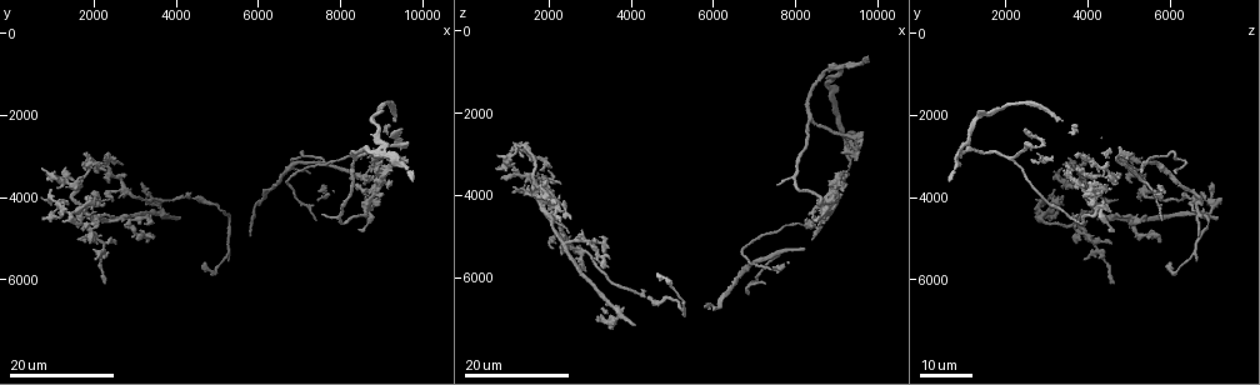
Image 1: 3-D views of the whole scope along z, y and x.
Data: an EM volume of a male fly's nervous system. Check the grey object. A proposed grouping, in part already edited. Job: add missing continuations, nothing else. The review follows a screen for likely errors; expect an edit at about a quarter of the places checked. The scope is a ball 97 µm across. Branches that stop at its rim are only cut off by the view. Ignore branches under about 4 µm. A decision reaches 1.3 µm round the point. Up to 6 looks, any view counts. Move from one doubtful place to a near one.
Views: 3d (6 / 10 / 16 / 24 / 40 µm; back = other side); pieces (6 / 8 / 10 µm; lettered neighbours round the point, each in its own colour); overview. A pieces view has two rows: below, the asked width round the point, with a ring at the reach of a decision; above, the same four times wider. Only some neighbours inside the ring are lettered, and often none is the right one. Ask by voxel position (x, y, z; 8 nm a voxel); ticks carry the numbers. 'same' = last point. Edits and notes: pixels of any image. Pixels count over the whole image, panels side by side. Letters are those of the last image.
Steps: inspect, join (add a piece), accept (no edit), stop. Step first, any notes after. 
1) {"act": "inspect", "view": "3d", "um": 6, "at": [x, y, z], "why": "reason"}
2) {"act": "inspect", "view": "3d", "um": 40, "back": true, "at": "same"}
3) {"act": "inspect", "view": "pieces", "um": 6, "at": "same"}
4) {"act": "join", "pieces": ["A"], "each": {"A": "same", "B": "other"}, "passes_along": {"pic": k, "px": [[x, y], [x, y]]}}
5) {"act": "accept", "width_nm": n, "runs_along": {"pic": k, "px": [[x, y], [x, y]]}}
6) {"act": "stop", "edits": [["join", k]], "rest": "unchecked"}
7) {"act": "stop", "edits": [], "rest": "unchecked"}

{"act": "inspect", "view": "3d", "um": 24, "at": [2900, 3850, 5800], "why": "thin end"}

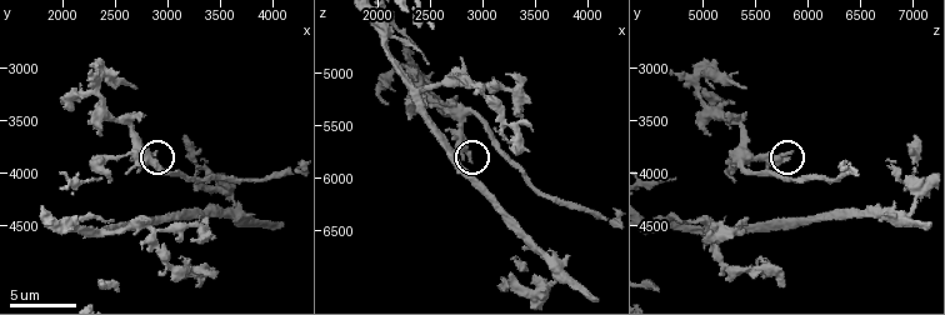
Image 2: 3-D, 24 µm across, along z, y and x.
{"act": "inspect", "view": "pieces", "um": 8, "at": [2900, 3780, 5820], "why": "what lies round it"}

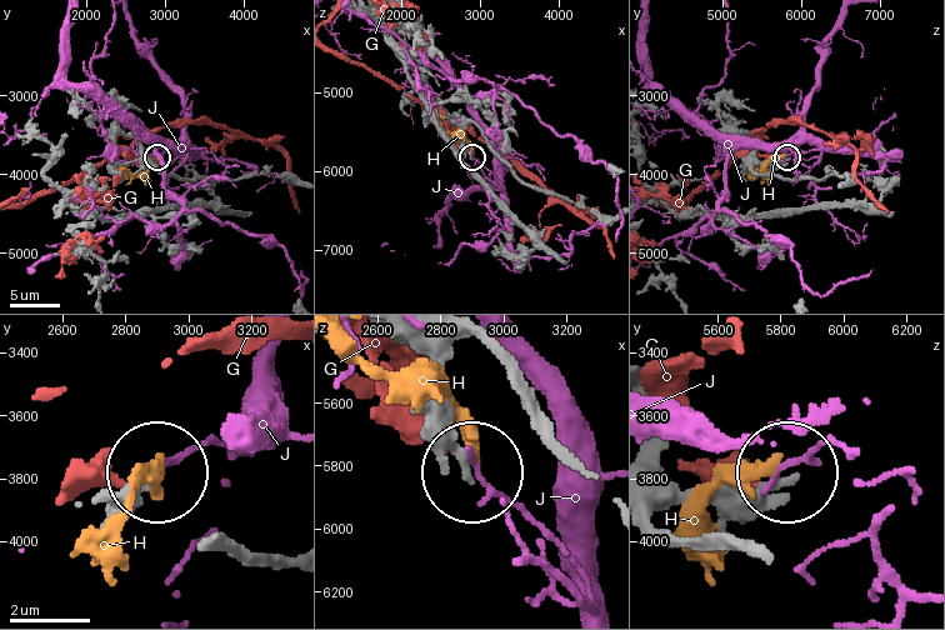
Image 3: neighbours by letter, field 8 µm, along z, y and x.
{"act": "accept", "width_nm": 190, "each": {"G": "other", "H": "other", "J": "other"}, "runs_along": {"pic": 3, "px": [[510, 370], [469, 340], [446, 360], [439, 440], [466, 478]]}, "found": "no lettered piece goes on from it"}

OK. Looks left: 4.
{"act": "inspect", "view": "3d", "um": 24, "at": [7500, 4400, 3700], "why": "branch stops here"}

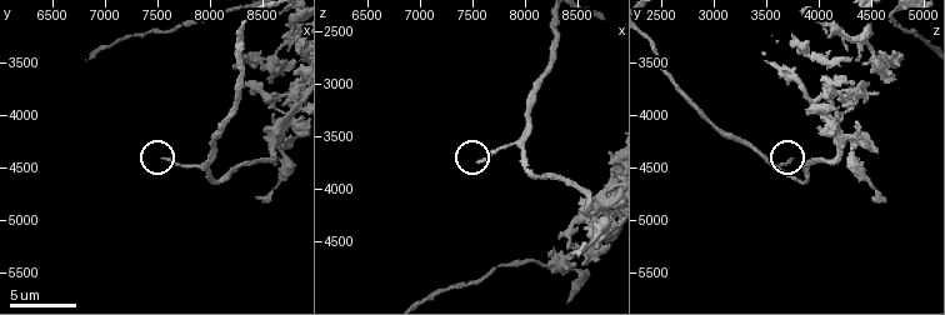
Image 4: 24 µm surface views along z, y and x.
{"act": "inspect", "view": "pieces", "um": 10, "at": [7560, 4400, 3740]}

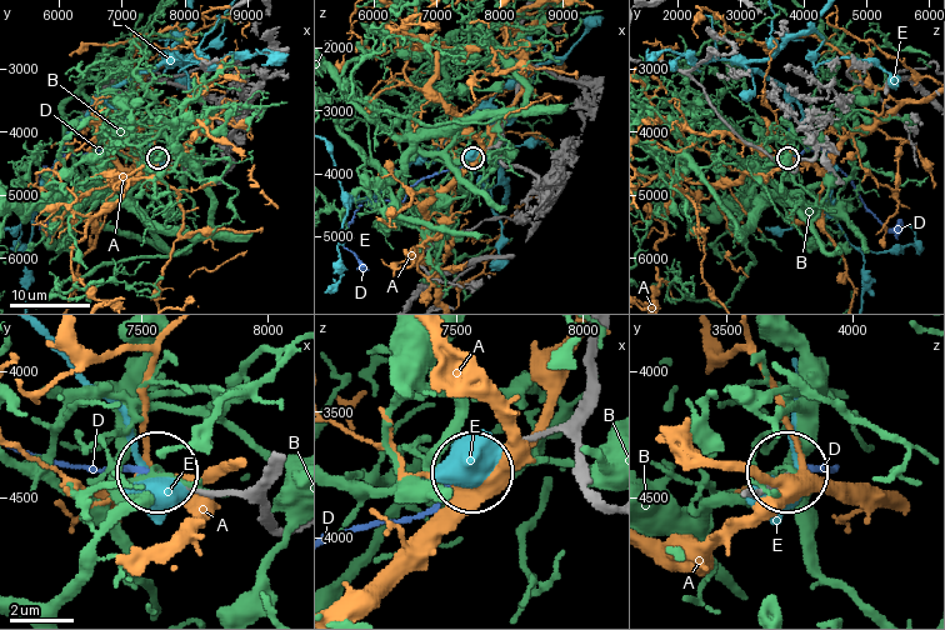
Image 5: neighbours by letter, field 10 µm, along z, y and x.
{"act": "join", "pieces": ["D"], "width_nm": 150, "each": {"A": "other", "B": "other", "D": "same", "E": "other"}, "found": "the neuron continues"}

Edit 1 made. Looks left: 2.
{"act": "inspect", "view": "3d", "um": 16, "at": [2300, 4100, 4050], "why": "an open end"}

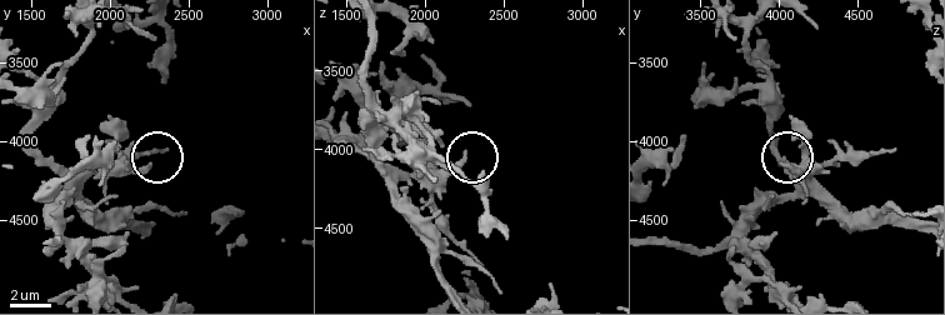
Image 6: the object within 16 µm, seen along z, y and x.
{"act": "inspect", "view": "pieces", "um": 10, "at": [2240, 4140, 4020]}

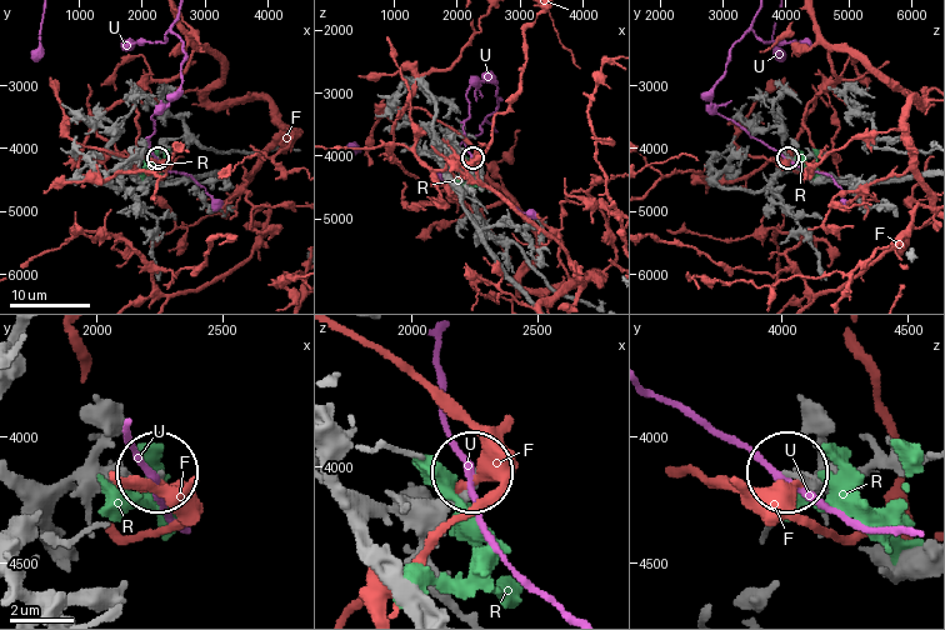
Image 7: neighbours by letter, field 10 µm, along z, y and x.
{"act": "accept", "each": {"F": "other", "R": "other", "U": "other"}, "found": "no lettered piece goes on from it"}

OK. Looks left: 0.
{"act": "stop", "edits": [["join", 5]], "rest": "unchecked"}

